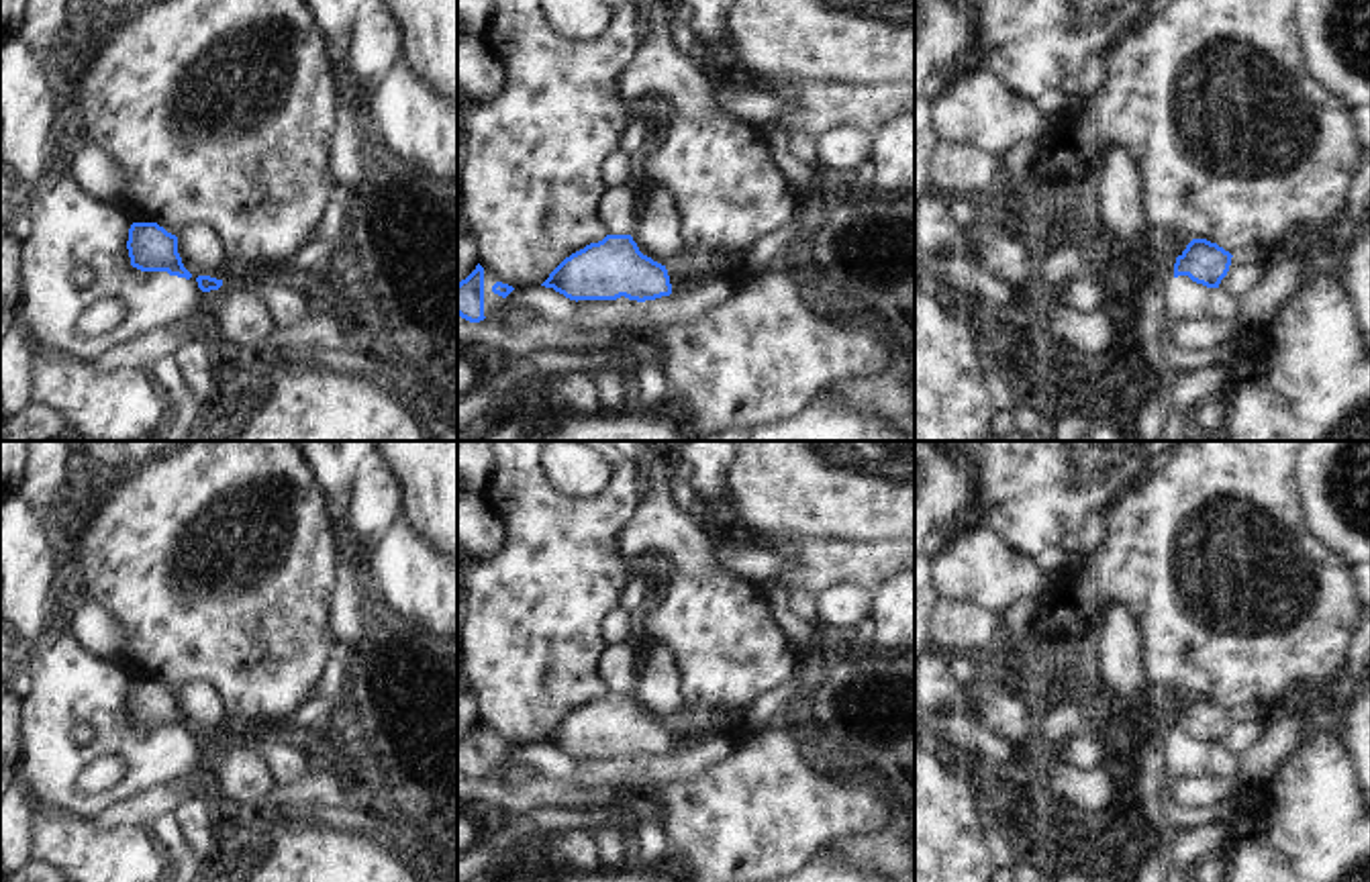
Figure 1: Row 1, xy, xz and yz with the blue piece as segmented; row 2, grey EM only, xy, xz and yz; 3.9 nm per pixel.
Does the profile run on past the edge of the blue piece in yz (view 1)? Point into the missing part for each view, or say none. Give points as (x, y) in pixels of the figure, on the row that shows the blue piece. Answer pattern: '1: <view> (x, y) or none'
1: none

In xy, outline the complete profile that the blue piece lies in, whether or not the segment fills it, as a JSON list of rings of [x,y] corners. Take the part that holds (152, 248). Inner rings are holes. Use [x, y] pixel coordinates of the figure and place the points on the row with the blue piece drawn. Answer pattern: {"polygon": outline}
{"polygon": [[[133,223],[127,249],[131,265],[141,272],[167,272],[178,278],[192,278],[178,253],[178,237],[157,223]]]}

